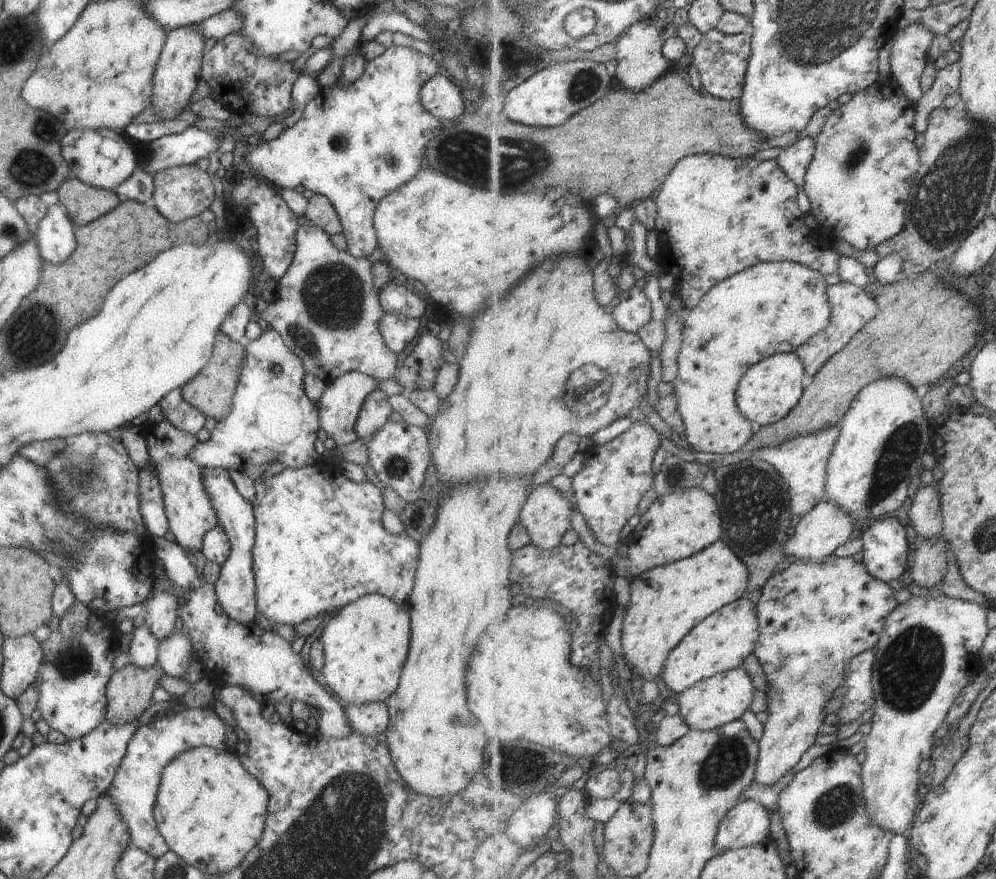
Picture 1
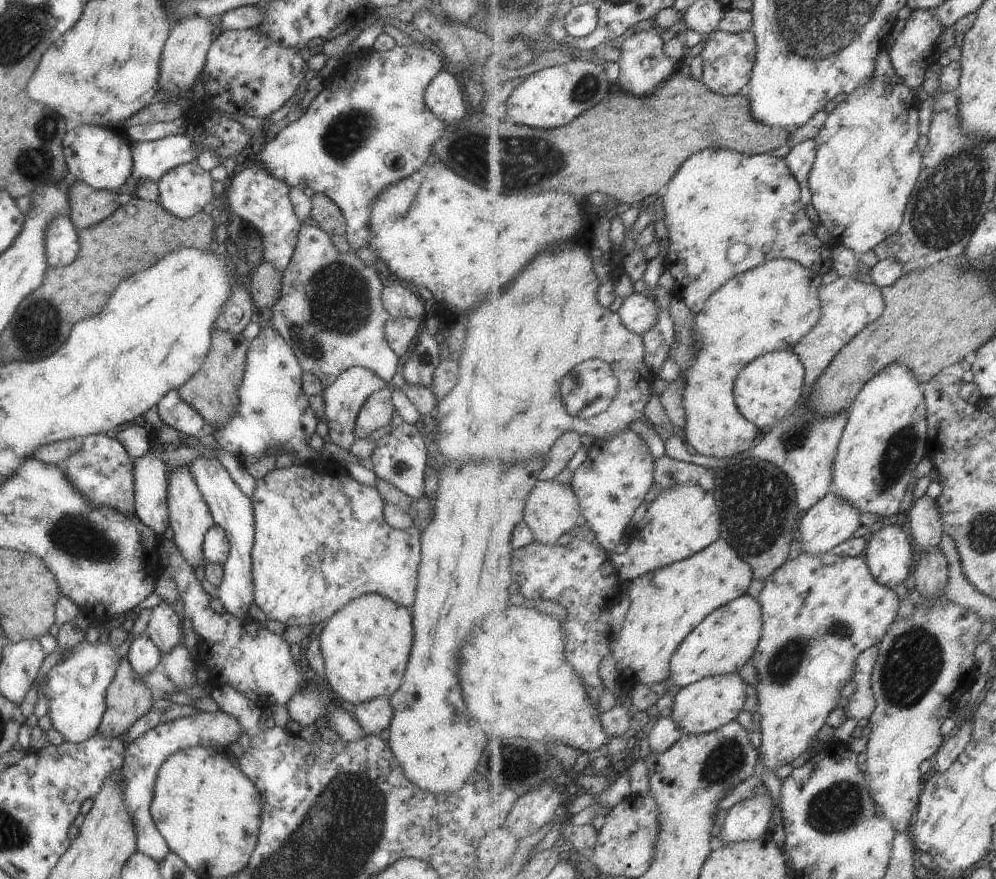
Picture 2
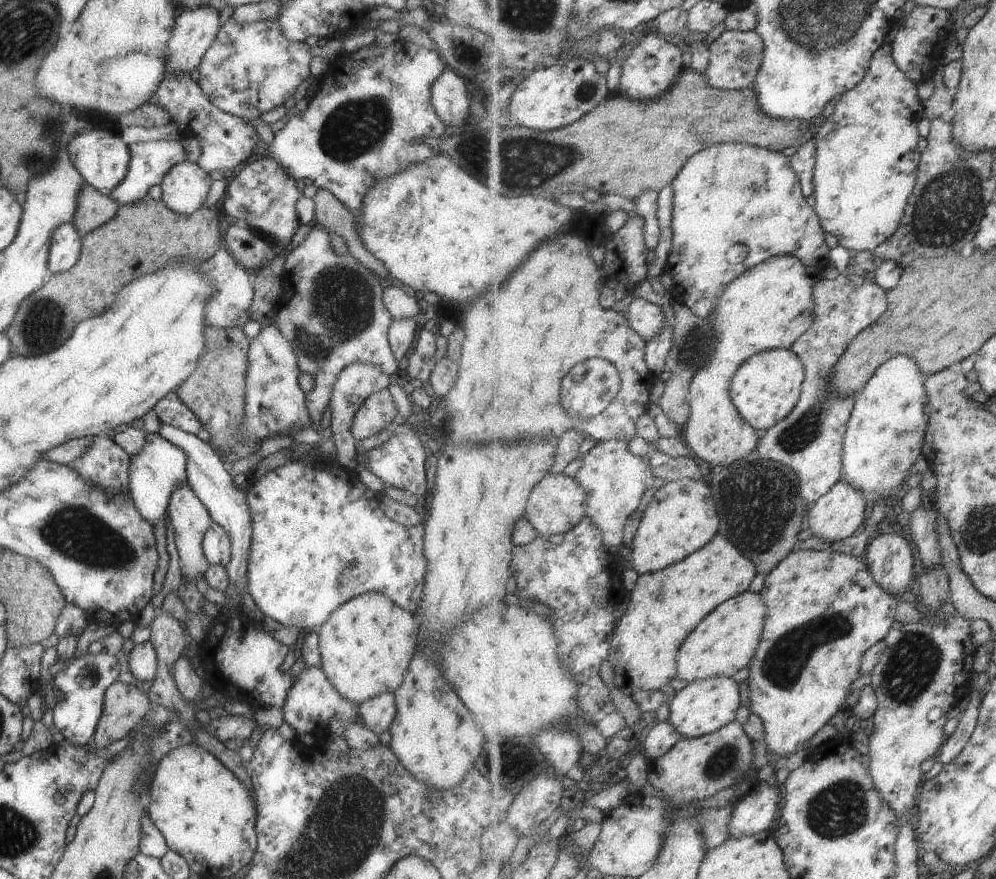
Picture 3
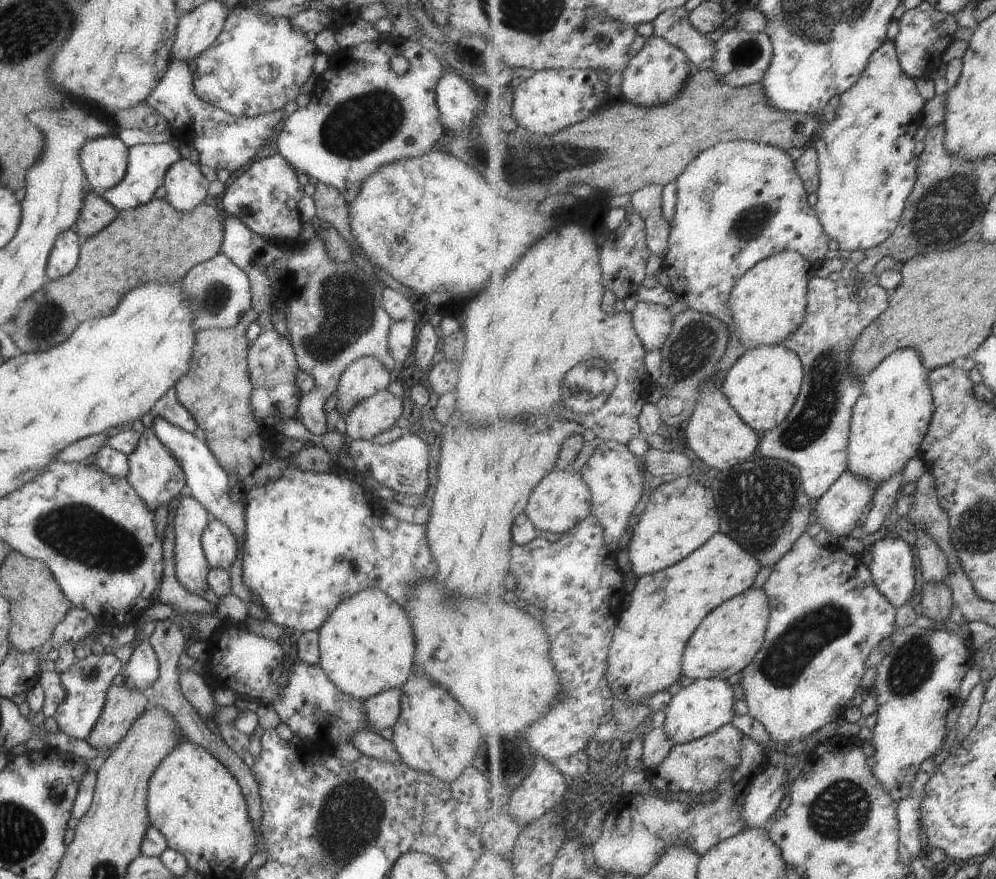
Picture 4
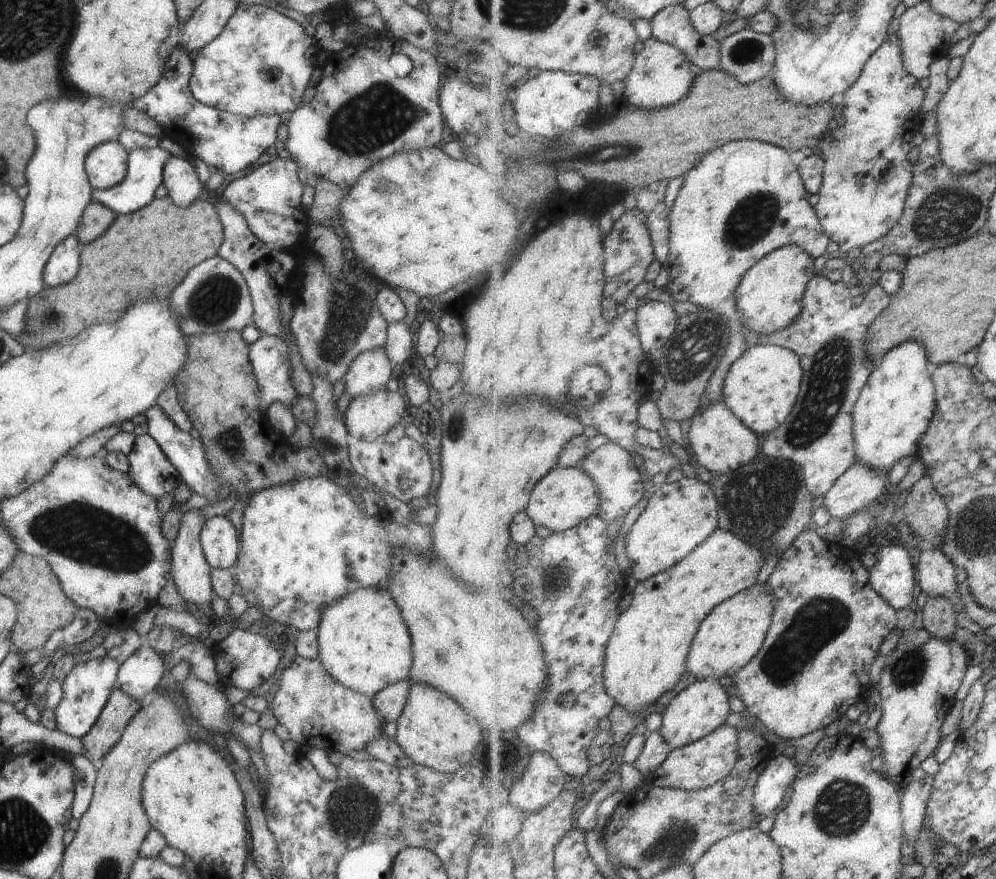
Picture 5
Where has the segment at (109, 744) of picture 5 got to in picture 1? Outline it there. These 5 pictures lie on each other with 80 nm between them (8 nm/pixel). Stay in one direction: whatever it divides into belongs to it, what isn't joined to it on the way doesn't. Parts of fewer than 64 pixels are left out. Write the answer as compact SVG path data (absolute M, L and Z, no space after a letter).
M131 662L114 670L104 688L104 720L121 726L138 717L151 704L151 692L162 675L157 665L142 669Z

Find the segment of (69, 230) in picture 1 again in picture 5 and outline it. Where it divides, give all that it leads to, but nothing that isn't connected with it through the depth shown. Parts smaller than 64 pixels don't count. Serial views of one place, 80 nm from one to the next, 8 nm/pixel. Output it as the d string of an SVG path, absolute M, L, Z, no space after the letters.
M69 234L63 240L59 240L43 268L44 287L64 284L75 276L79 269L81 248L83 245L74 234Z

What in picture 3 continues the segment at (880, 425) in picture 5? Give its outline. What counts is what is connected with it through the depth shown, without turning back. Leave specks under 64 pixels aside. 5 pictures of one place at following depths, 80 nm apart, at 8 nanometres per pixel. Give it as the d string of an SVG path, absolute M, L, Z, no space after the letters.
M908 355L885 362L861 390L848 432L844 437L843 482L859 490L865 500L877 502L905 489L909 468L923 456L932 405L928 398L925 375Z

